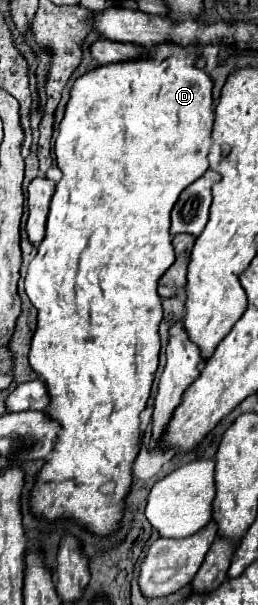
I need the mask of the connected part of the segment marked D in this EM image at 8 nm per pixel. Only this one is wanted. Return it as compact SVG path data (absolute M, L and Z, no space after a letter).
M162 42L152 48L140 46L144 52L140 58L128 62L114 62L94 70L88 70L80 78L76 78L70 98L66 104L64 118L58 126L56 138L56 158L58 168L62 170L64 178L56 184L56 192L50 202L50 214L46 224L46 236L38 248L36 258L28 266L26 274L26 294L30 302L38 310L38 328L32 338L30 348L30 366L36 374L46 380L50 392L50 408L48 414L60 422L62 430L58 434L56 448L52 456L46 460L44 468L38 472L38 482L30 496L30 506L36 514L42 514L46 520L56 518L72 518L84 524L90 532L96 534L110 534L120 518L124 508L124 496L130 490L132 482L132 462L140 448L140 412L146 406L150 396L150 388L154 382L154 372L158 368L158 354L160 354L160 336L158 324L162 320L162 304L156 292L160 276L174 264L174 250L172 250L172 234L170 234L170 212L180 196L180 192L198 180L208 170L208 148L210 148L210 134L214 132L214 100L212 100L212 78L206 70L198 68L198 44L180 46L174 42Z

